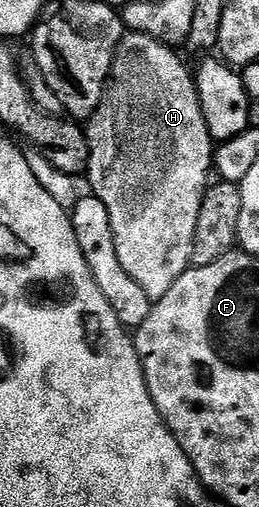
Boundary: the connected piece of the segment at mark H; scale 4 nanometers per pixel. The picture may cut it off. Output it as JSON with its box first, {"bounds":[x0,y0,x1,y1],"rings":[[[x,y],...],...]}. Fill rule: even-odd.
{"bounds":[84,33,216,301],"rings":[[[126,33],[123,34],[122,40],[120,41],[118,52],[121,54],[121,58],[118,59],[118,68],[115,69],[118,73],[118,83],[108,83],[108,85],[116,89],[114,93],[122,93],[122,95],[116,97],[112,93],[106,93],[103,96],[101,106],[87,120],[88,125],[86,124],[84,130],[89,141],[90,155],[86,178],[88,177],[90,183],[89,190],[91,194],[104,201],[106,212],[110,214],[110,235],[112,236],[112,240],[114,239],[112,251],[113,254],[117,255],[123,272],[129,275],[130,278],[135,279],[144,288],[150,300],[157,301],[164,297],[164,293],[168,293],[168,289],[172,289],[172,285],[176,280],[191,266],[190,258],[192,257],[192,249],[194,248],[194,234],[196,233],[196,225],[200,217],[202,198],[206,195],[206,188],[212,179],[210,171],[212,175],[212,164],[216,159],[216,143],[215,140],[210,138],[210,130],[204,121],[204,113],[198,100],[198,85],[195,76],[192,74],[191,68],[189,71],[178,60],[179,52],[177,50],[171,49],[166,44],[156,41],[147,35]],[[124,93],[130,95],[130,103],[126,103],[126,99],[124,99],[126,95]],[[126,111],[132,111],[134,113],[134,125],[132,125],[130,113],[126,113]]]}

